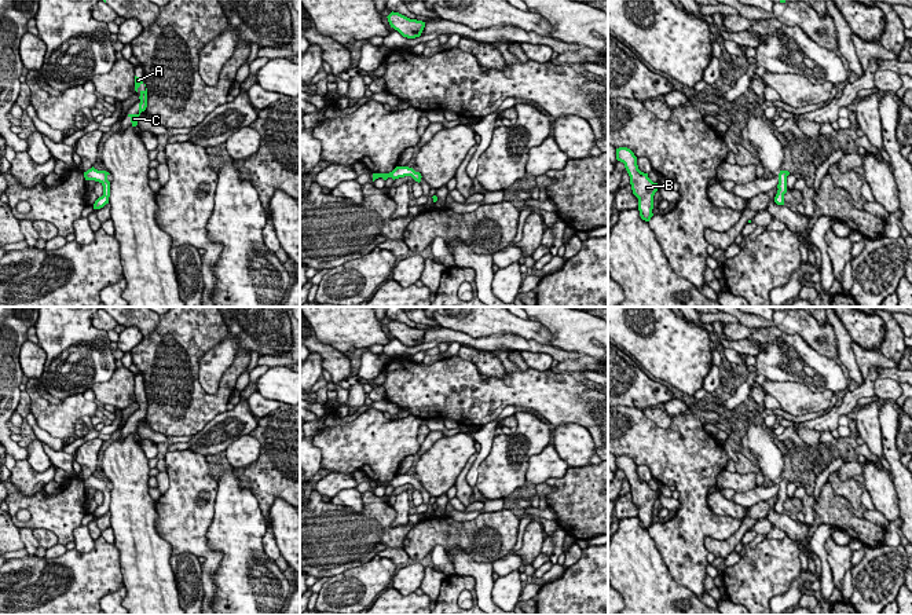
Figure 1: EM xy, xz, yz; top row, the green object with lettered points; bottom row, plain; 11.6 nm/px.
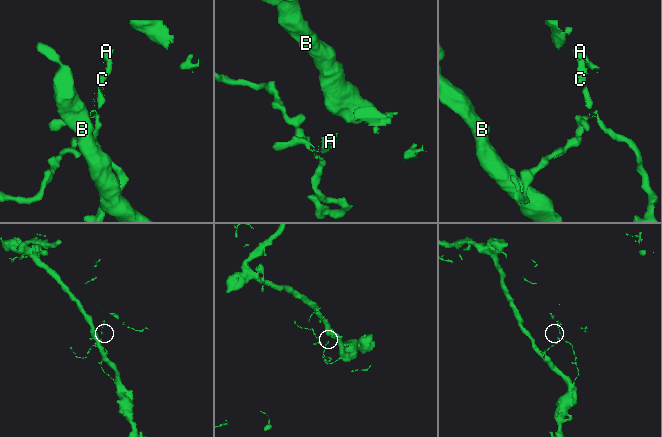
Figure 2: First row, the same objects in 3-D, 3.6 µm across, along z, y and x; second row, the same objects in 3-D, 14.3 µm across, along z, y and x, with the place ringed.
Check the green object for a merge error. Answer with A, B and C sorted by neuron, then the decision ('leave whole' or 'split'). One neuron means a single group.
A C / B; split

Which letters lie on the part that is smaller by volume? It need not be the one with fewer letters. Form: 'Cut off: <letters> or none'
Cut off: A, C

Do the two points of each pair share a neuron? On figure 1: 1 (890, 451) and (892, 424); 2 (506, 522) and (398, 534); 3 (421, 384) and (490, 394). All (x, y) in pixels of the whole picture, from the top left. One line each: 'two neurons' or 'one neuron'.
1: one neuron
2: two neurons
3: one neuron

